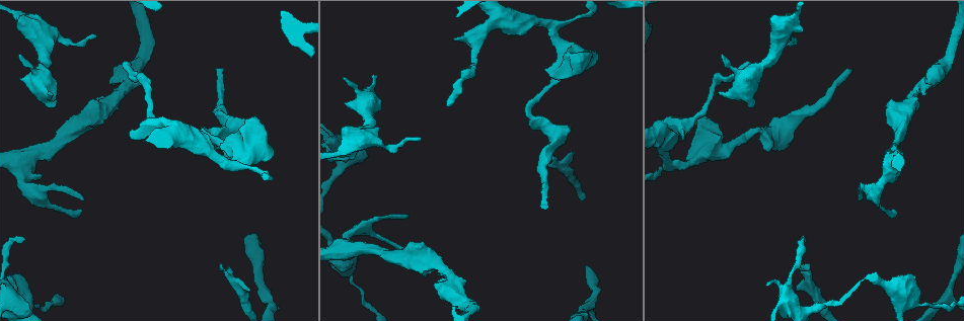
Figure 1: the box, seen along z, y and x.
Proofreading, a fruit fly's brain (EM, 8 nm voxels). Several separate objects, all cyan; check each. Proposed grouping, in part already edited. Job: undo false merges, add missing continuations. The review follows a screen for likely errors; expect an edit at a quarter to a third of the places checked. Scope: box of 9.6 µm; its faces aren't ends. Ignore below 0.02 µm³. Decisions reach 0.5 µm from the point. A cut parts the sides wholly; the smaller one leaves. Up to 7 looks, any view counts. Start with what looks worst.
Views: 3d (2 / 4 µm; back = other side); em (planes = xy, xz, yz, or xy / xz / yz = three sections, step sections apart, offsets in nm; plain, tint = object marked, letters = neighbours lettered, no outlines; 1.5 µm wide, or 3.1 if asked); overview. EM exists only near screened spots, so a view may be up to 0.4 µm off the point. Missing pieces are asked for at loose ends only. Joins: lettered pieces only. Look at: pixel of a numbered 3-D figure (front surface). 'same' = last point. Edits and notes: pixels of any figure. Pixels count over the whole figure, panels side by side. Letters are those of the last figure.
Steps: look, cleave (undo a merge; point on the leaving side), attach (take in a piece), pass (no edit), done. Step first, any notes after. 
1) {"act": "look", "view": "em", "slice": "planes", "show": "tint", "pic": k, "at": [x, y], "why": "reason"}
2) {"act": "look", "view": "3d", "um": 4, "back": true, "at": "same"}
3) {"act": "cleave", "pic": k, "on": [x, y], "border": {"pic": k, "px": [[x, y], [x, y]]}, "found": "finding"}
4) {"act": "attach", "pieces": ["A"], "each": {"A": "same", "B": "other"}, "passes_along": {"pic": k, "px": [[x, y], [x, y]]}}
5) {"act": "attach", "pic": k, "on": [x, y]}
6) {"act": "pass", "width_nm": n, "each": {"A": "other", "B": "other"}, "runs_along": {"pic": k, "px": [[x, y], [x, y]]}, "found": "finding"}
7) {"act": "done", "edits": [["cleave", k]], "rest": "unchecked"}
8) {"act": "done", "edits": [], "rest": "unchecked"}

{"act": "look", "view": "3d", "um": 2, "pic": 1, "at": [552, 28]}

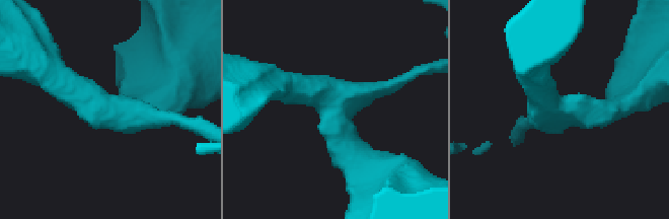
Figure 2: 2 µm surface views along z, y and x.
{"act": "look", "view": "em", "slice": "yz", "step": 8, "show": "tint", "pic": 2, "at": [109, 107], "arms": 3, "why": "need the tissue"}

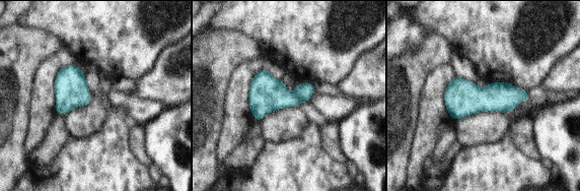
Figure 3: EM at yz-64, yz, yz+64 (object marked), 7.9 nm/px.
{"act": "look", "view": "em", "slice": "planes", "show": "letters", "at": "same"}

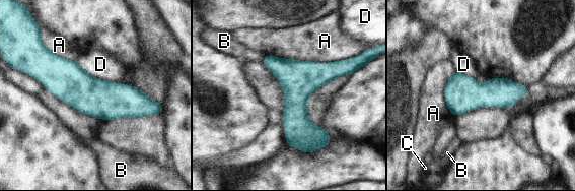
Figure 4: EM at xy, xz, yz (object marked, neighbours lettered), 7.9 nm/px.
{"act": "pass", "longest_contact_nm": ["A", 650], "each": {"A": "other", "B": "other", "C": "other", "D": "other"}, "found": "all the same neuron"}

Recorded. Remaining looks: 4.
{"act": "look", "view": "em", "slice": "planes", "show": "letters", "pic": 1, "at": [420, 137], "why": "thin end"}

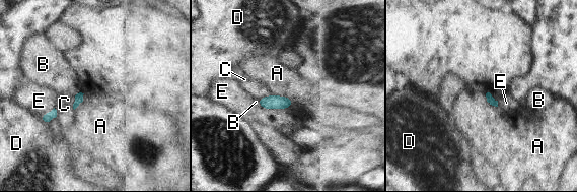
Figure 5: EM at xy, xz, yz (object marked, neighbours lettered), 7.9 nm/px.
{"act": "pass", "longest_contact_nm": ["E", 200], "each": {"A": "other", "B": "other", "C": "other", "D": "other", "E": "other"}, "border": {"pic": 5, "px": [[271, 93], [285, 96], [293, 104]]}, "found": "none of them fits"}

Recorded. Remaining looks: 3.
{"act": "look", "view": "em", "slice": "planes", "show": "letters", "pic": 1, "at": [368, 308], "why": "sudden change in width"}

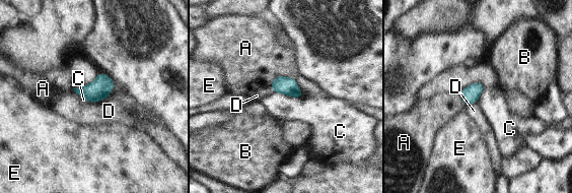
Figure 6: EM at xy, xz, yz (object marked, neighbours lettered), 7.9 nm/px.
{"act": "pass", "each": {"A": "other", "B": "other", "C": "other", "D": "other", "E": "other"}, "border": {"pic": 6, "px": [[274, 91], [292, 97], [303, 97]]}, "found": "one neuron here"}

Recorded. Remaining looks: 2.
{"act": "done", "edits": [], "rest": "unchecked"}

